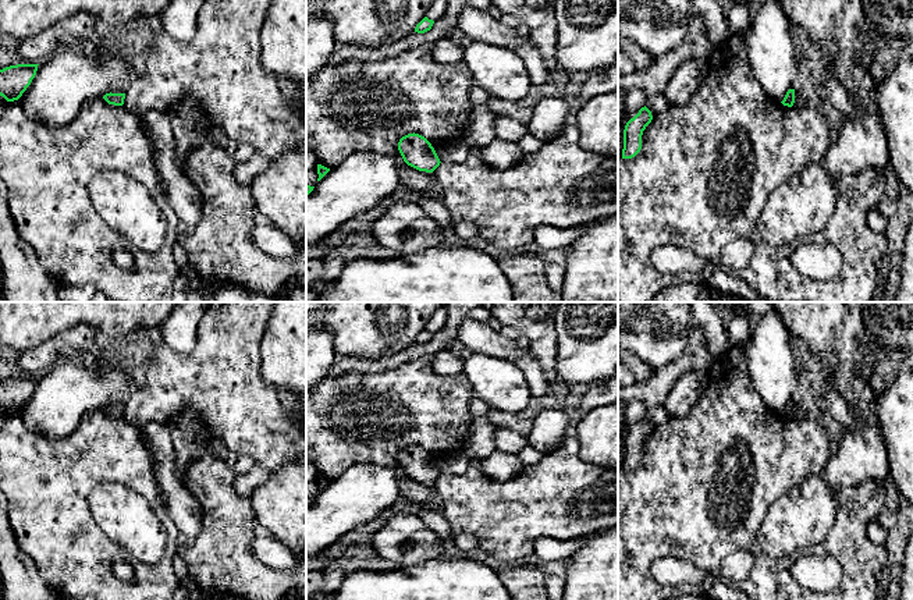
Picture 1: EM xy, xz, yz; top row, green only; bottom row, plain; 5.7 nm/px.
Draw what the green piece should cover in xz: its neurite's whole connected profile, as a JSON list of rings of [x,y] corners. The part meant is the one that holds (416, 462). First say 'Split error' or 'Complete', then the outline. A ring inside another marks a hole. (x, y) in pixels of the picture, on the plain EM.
Complete. [[[415,444],[399,451],[398,462],[404,473],[419,483],[433,484],[441,475],[431,455]]]

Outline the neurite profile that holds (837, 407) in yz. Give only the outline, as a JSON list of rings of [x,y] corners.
[[[832,384],[818,387],[820,398],[825,402],[828,413],[843,427],[850,429],[855,425],[855,415],[848,406],[843,397],[834,388]]]

